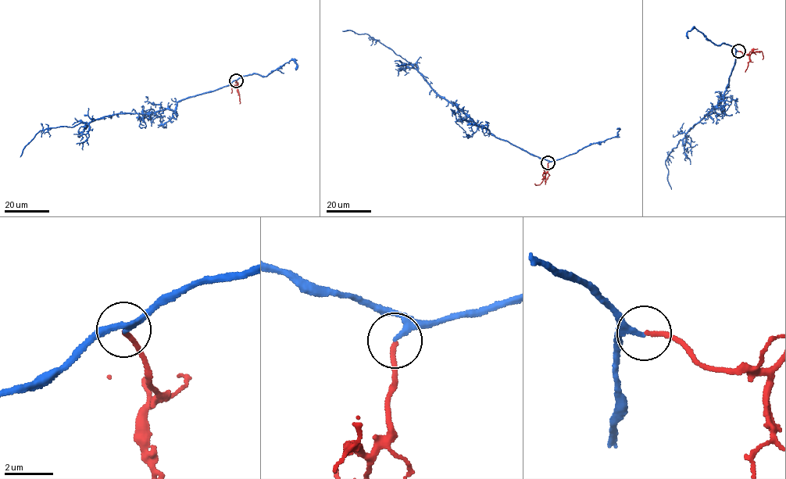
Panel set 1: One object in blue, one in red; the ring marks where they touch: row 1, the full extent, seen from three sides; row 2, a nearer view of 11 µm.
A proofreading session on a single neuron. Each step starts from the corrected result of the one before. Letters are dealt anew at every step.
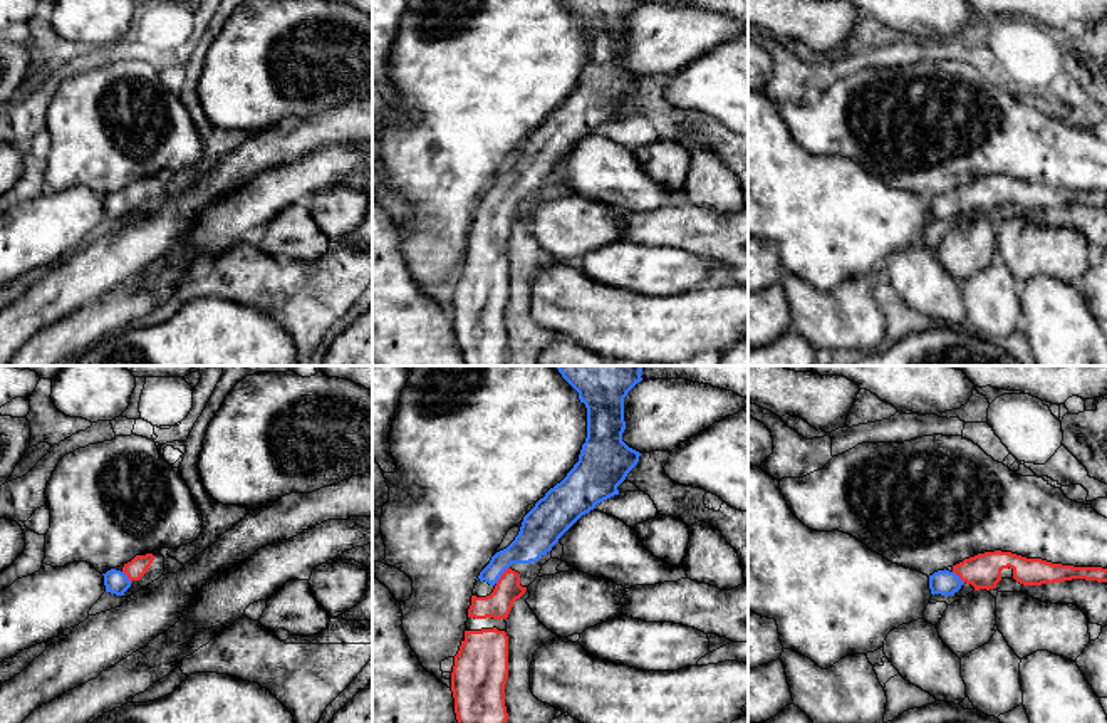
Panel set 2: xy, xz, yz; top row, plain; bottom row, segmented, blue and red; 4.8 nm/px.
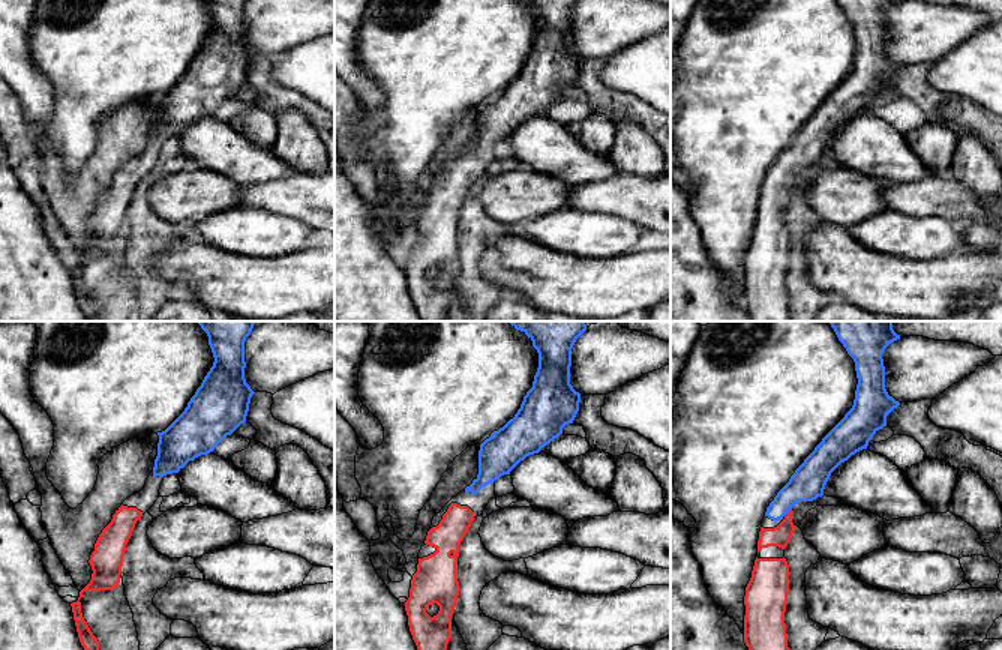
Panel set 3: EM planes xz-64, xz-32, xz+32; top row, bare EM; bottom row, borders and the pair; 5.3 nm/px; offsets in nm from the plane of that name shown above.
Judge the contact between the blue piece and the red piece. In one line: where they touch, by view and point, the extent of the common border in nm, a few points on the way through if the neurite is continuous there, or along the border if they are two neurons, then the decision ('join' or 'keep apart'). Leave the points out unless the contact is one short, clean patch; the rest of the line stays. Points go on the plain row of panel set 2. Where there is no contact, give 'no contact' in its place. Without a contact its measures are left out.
meets blue in xz at (502, 197); contact 110 nm long; runs through xz (537, 160), (502, 197), (502, 223), (498, 228); join

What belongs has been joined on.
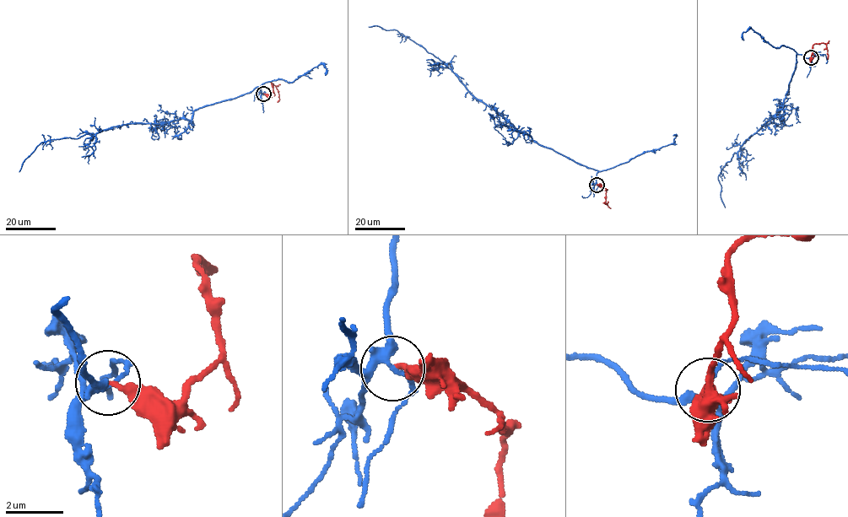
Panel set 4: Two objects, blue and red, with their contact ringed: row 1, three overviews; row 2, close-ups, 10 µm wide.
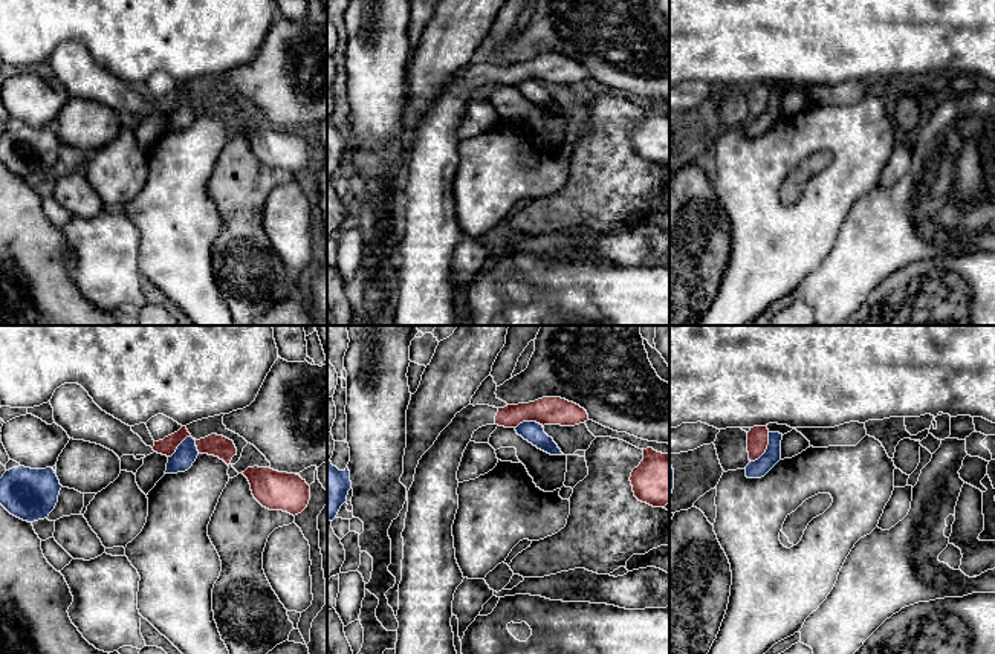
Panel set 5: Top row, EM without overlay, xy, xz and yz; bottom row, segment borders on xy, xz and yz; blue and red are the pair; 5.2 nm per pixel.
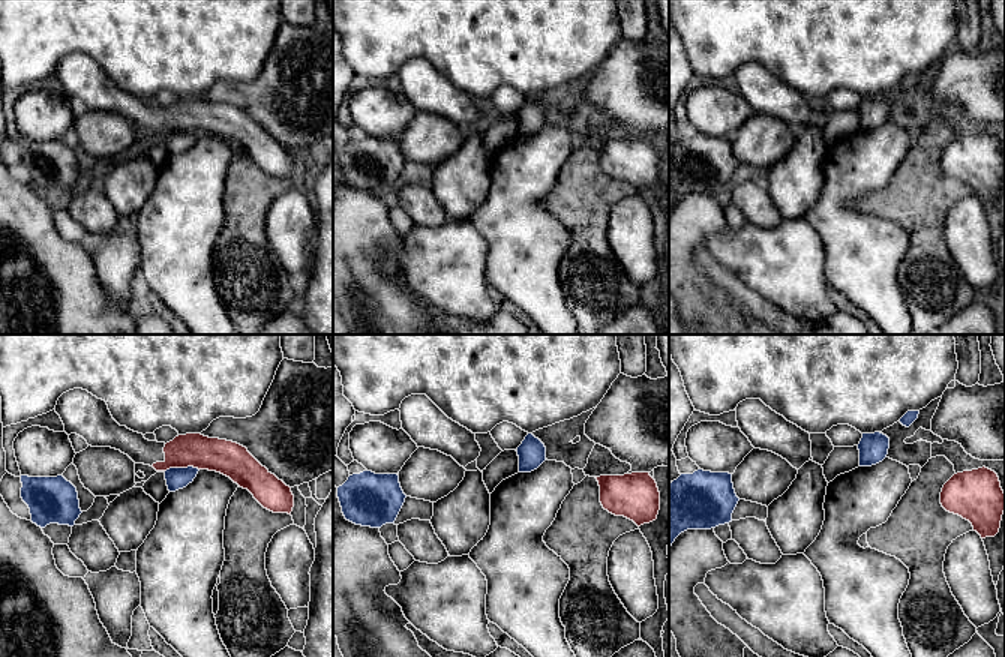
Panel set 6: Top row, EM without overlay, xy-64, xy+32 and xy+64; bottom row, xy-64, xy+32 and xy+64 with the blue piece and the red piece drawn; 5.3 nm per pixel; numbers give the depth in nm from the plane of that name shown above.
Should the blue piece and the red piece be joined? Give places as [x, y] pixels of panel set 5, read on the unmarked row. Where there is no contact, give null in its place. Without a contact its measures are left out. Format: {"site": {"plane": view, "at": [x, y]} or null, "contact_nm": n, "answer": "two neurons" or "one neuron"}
{"site": {"plane": "yz", "at": [766, 107]}, "contact_nm": 190, "answer": "two neurons"}

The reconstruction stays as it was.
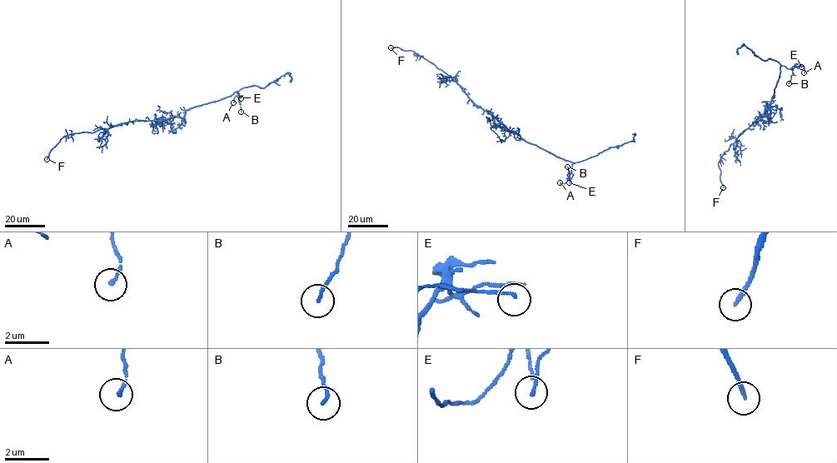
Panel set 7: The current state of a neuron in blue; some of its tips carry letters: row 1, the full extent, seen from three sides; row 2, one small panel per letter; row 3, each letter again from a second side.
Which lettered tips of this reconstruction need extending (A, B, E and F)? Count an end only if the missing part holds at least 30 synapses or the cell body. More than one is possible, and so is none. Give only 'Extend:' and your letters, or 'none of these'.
Extend: F

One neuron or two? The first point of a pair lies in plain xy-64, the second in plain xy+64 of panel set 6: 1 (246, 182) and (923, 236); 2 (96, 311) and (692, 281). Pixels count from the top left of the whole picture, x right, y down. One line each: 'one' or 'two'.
1: one
2: one

